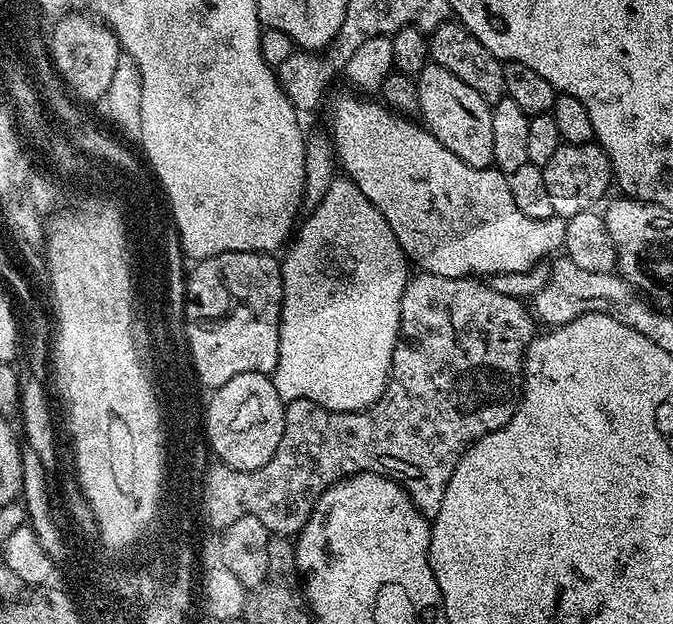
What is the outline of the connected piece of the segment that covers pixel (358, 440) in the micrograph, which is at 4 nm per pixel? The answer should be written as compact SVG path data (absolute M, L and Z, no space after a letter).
M421 271L416 275L409 279L402 294L400 341L396 343L396 349L394 350L392 373L388 375L388 384L384 387L384 392L378 398L378 402L371 404L363 412L328 412L322 406L318 406L309 400L287 401L284 409L282 442L278 442L278 450L274 454L274 458L270 458L270 462L266 462L266 466L262 466L253 472L234 472L230 466L219 462L211 465L211 468L214 469L214 484L203 484L202 489L204 516L208 519L210 527L223 530L230 527L234 522L238 522L238 518L253 516L258 518L258 522L262 522L262 526L266 526L266 530L272 536L295 537L306 526L308 515L312 513L312 507L315 506L318 497L336 481L343 480L345 476L355 476L357 472L373 472L379 476L387 476L389 480L401 484L409 498L414 502L416 509L424 516L435 518L440 513L442 498L446 494L446 486L458 466L461 456L467 452L469 444L474 444L486 434L506 426L506 422L510 422L510 418L514 418L516 407L520 405L518 393L524 383L524 354L538 335L538 321L535 315L526 307L525 301L515 300L506 294L498 294L498 290L494 290L479 279L467 276L446 278L425 271Z

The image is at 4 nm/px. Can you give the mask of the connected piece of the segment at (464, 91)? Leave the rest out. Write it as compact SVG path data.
M428 63L416 80L418 86L418 102L423 127L450 150L462 162L472 168L493 167L494 158L494 126L492 125L492 110L487 100L478 94L478 90L470 90L466 82L454 78L450 70L437 64Z

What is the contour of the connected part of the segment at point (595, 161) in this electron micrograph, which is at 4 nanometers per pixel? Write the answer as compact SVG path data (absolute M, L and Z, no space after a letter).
M595 142L590 144L560 143L558 150L554 150L554 155L550 157L550 162L546 162L543 170L544 177L546 178L546 190L550 193L550 202L554 206L556 215L561 218L593 211L597 207L596 203L600 199L603 201L609 195L609 193L607 194L608 187L613 187L614 184L614 173L610 158L607 152Z

